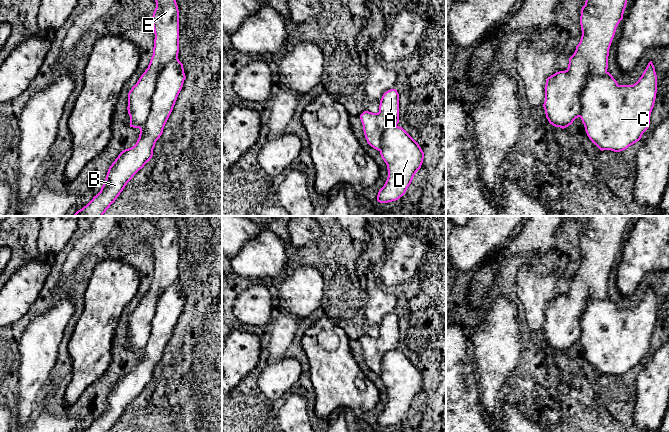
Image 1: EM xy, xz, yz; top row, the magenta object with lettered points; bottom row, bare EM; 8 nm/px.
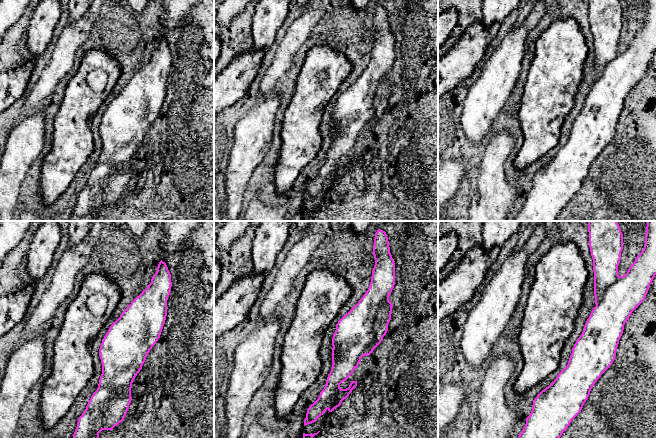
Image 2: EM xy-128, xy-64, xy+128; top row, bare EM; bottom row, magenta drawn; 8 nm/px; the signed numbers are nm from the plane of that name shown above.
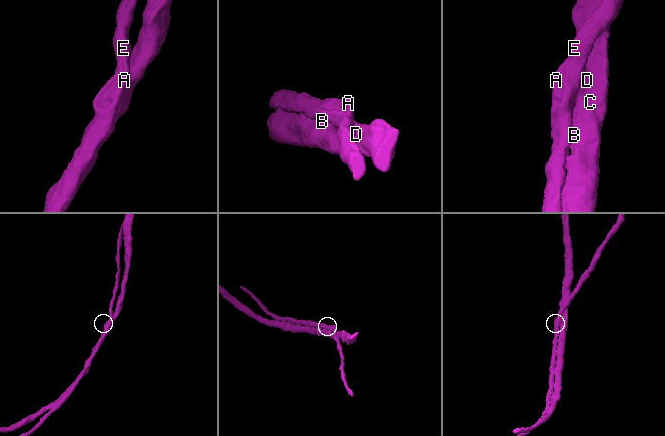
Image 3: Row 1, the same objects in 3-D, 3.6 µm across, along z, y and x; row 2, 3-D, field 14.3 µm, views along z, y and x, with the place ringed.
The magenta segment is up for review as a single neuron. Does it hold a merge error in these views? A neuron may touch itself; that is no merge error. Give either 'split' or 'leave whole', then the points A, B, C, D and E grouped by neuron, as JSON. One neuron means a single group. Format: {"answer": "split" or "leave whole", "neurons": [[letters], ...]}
{"answer": "split", "neurons": [["A", "E"], ["B", "C", "D"]]}

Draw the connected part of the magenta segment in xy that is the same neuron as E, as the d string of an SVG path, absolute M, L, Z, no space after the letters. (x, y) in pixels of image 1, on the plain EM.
M171 216L155 217L152 247L155 258L148 292L128 317L130 351L141 353L151 334L151 321L159 297L179 277L179 234Z

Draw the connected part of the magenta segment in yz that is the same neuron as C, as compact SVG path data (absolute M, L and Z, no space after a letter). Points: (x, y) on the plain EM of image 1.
M652 285L633 309L619 309L609 296L602 300L589 299L580 321L580 342L587 360L601 375L627 373L649 352L656 317L657 299Z

